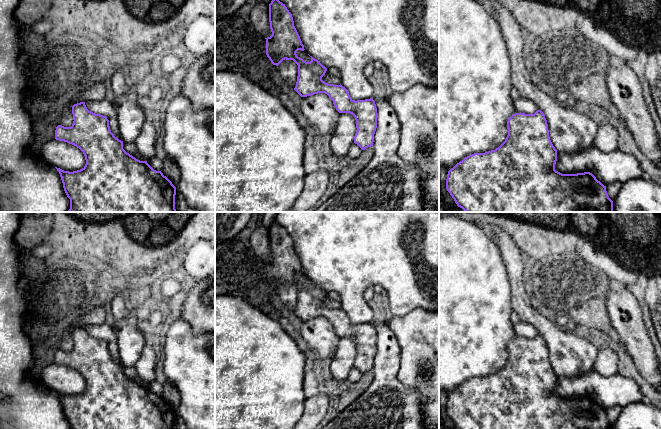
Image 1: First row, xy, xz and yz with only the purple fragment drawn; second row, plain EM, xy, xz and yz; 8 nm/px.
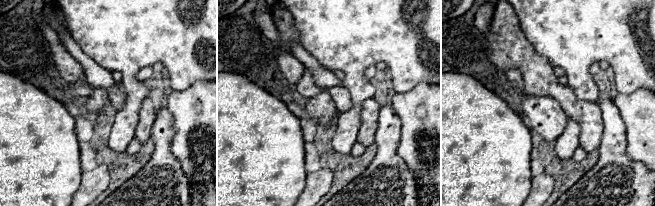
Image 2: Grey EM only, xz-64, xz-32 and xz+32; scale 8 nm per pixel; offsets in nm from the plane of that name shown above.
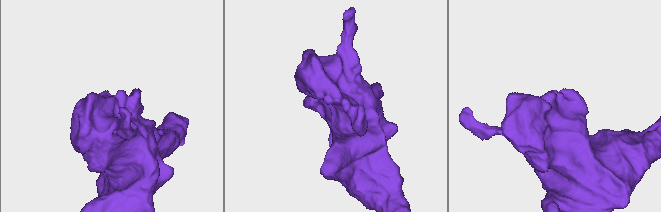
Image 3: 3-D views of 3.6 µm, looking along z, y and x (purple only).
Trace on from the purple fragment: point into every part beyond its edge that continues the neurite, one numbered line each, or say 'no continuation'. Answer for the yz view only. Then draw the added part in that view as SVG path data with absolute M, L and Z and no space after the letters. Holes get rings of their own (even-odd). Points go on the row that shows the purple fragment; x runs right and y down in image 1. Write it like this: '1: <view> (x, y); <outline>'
1: yz (522, 105); M523 97L513 100L513 106L516 113L534 114L538 110L532 100Z

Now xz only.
no continuation

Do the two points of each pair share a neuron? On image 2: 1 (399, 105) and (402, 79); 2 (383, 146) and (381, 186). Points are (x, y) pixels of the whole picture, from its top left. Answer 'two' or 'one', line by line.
1: two
2: one

